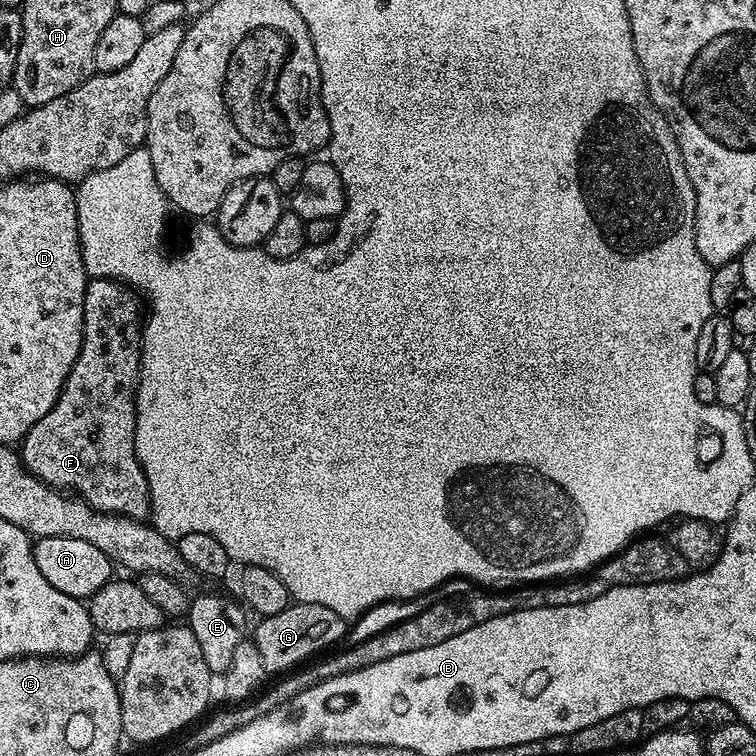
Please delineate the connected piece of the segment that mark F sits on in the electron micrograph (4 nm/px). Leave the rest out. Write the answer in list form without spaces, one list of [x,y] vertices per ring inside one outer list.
[[[89,279],[78,358],[58,402],[24,435],[18,455],[25,468],[51,488],[79,496],[98,512],[147,521],[152,499],[134,450],[141,339],[141,297],[118,280]]]

